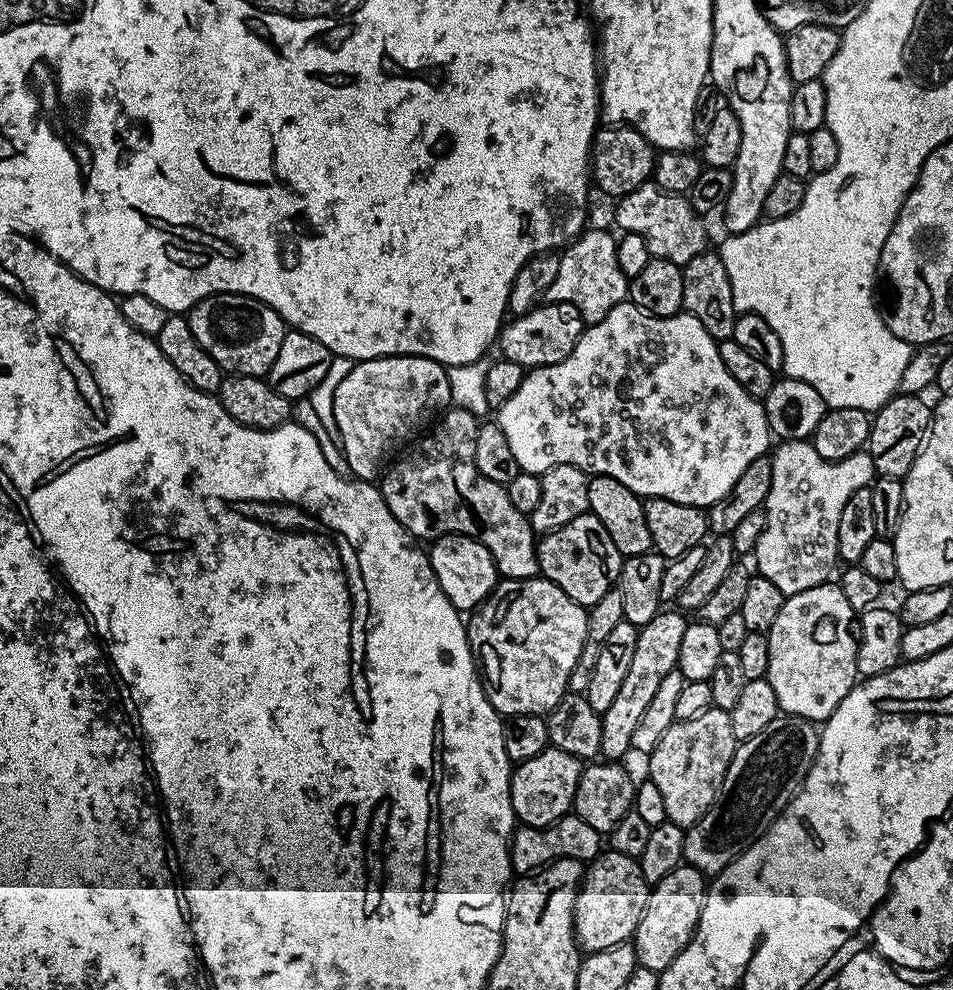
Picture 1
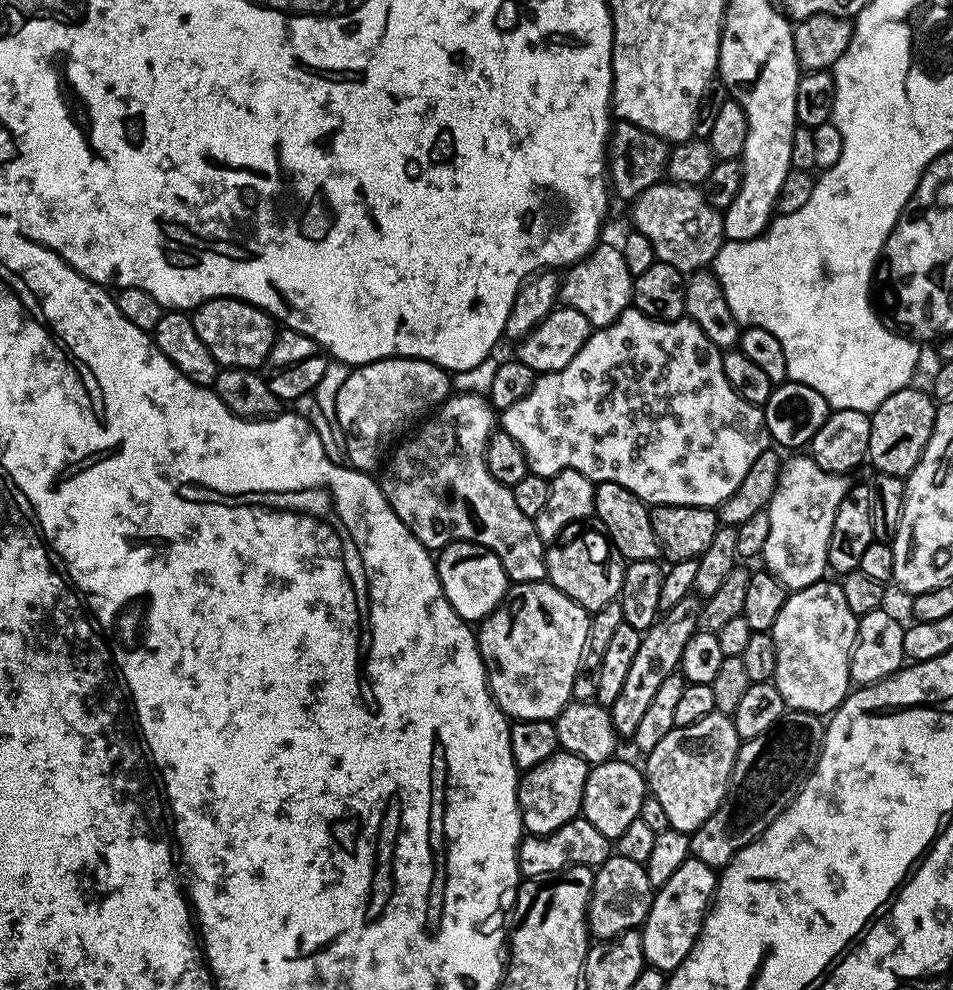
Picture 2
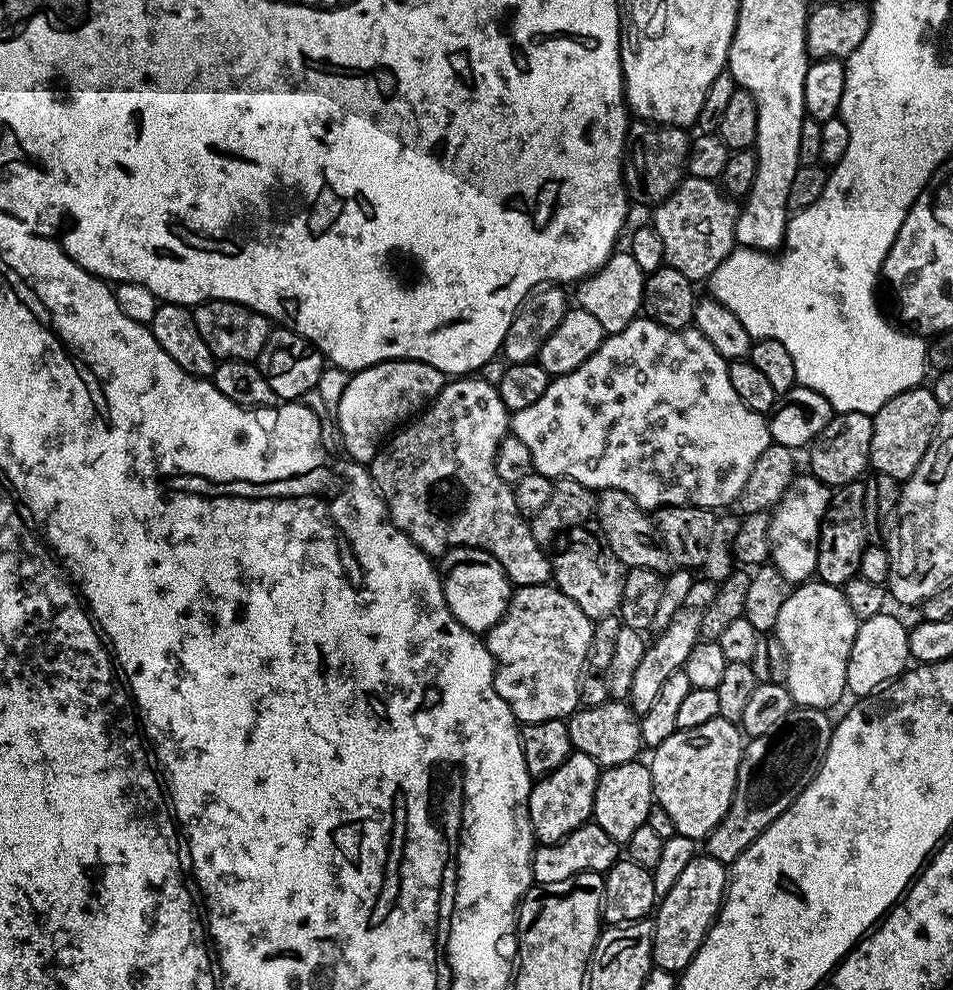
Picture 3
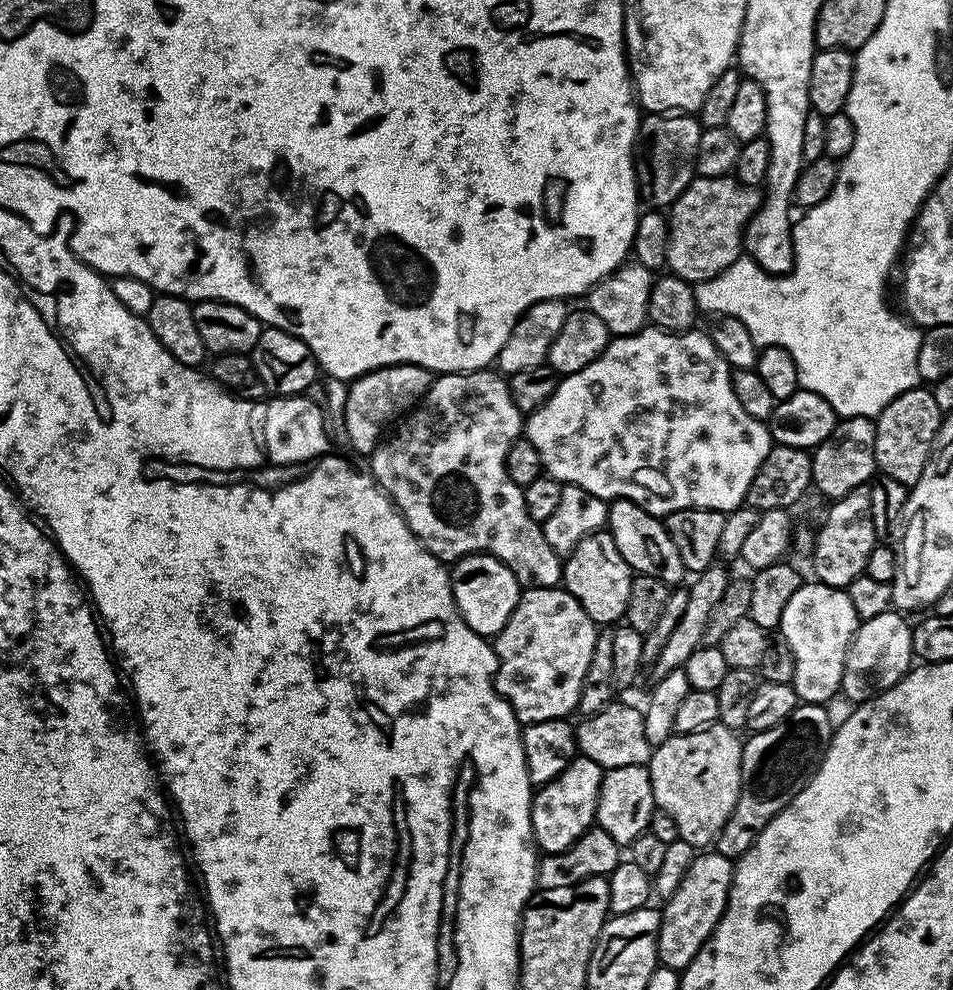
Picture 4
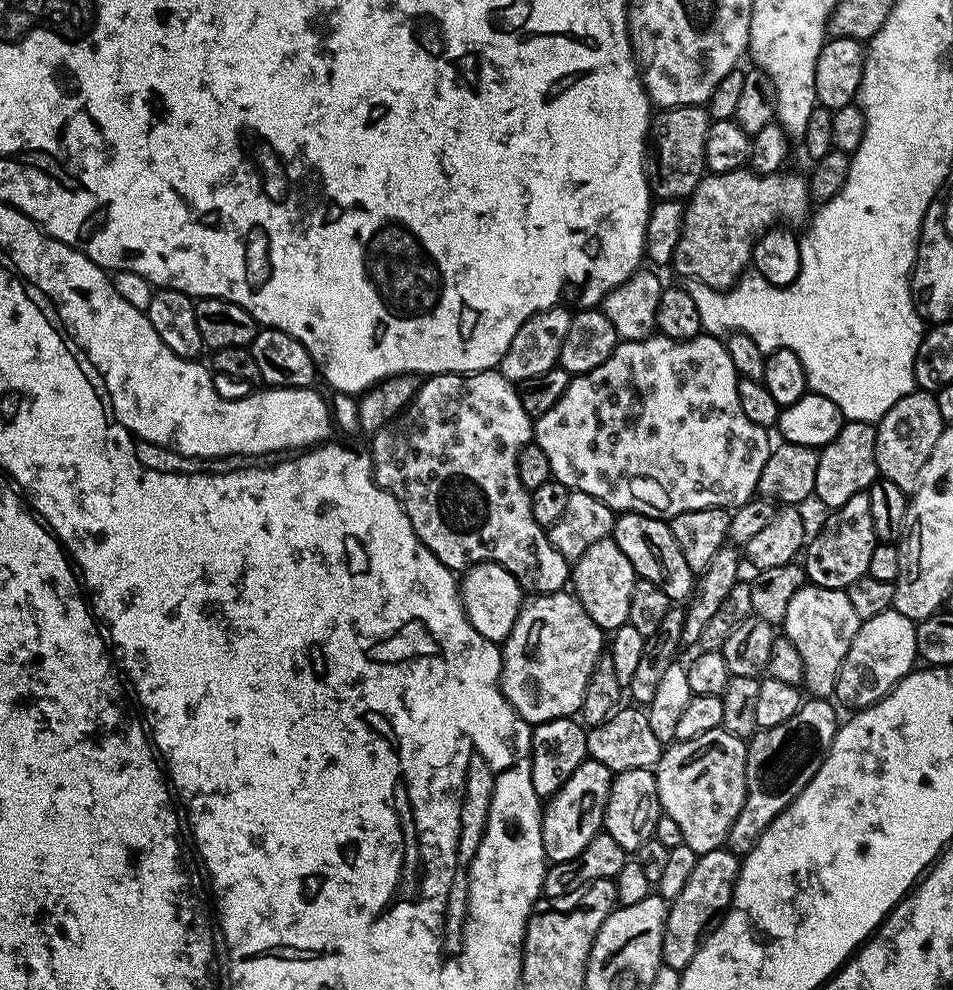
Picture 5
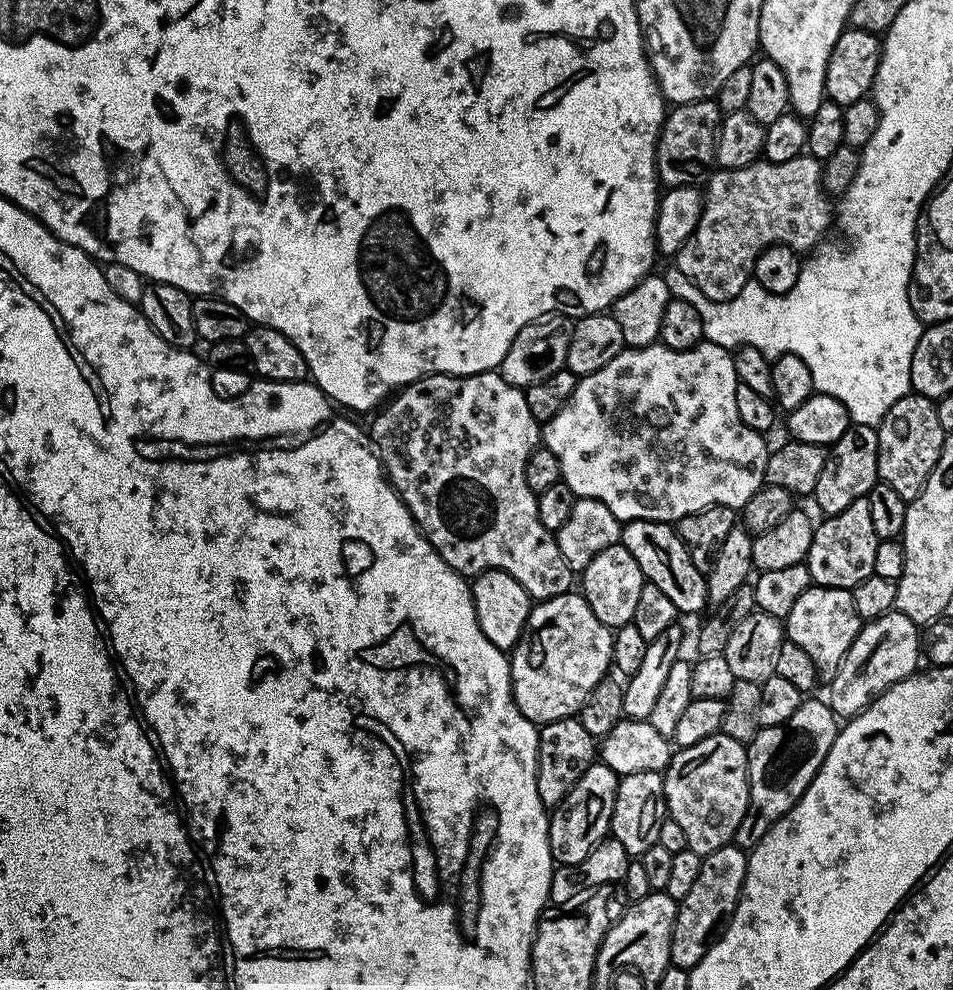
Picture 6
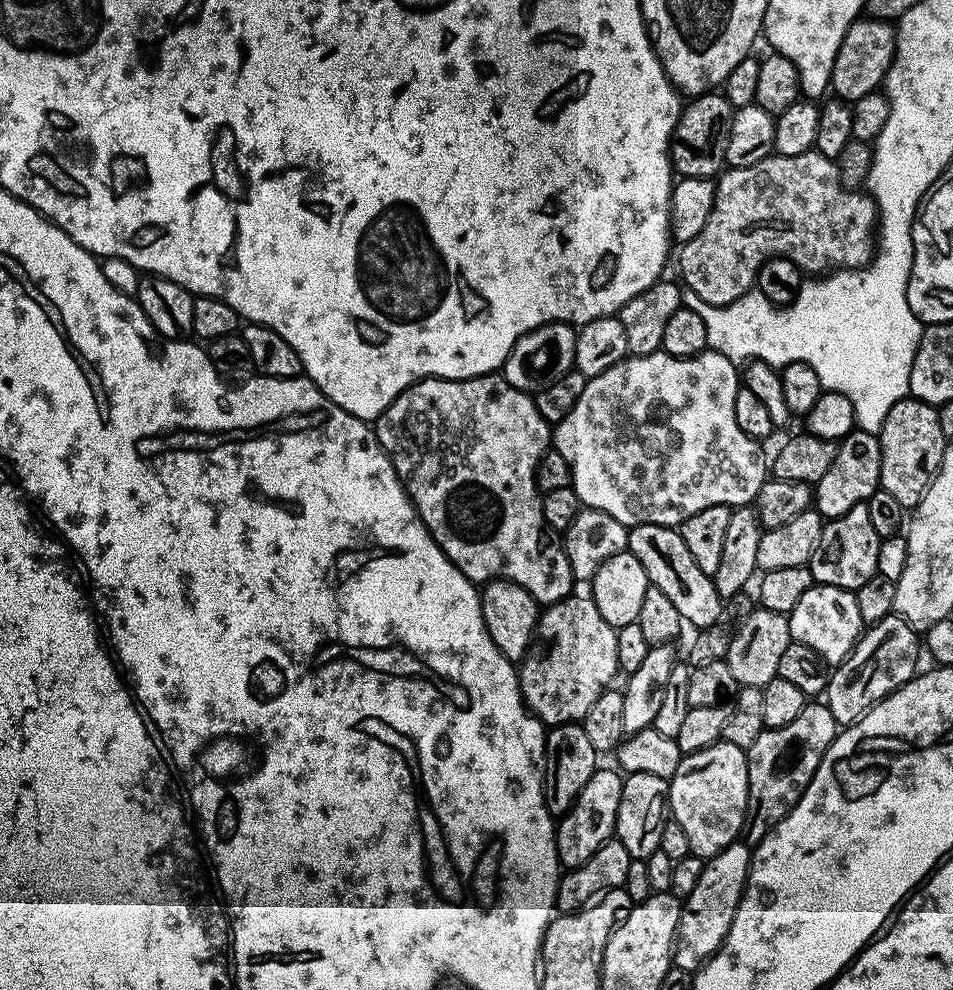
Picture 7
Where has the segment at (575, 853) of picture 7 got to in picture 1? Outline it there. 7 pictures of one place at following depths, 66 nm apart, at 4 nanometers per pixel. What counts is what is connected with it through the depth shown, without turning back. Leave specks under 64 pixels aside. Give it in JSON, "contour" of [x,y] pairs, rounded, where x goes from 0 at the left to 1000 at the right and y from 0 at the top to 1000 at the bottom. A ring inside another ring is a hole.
{"contour":[[[578,754],[569,758],[569,762],[560,762],[560,766],[545,769],[538,775],[535,790],[535,806],[542,829],[555,836],[575,836],[597,823],[601,819],[610,775],[611,769],[605,764]]]}

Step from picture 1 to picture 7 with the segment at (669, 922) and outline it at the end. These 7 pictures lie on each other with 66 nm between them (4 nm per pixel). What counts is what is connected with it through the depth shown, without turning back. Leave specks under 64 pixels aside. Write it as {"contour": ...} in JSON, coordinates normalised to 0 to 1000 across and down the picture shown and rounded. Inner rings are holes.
{"contour":[[[780,851],[762,855],[753,863],[740,868],[737,884],[732,886],[727,901],[717,906],[714,914],[714,930],[705,959],[705,973],[708,977],[729,984],[760,955],[776,908],[781,905],[781,897],[785,894],[788,874],[789,857]]]}

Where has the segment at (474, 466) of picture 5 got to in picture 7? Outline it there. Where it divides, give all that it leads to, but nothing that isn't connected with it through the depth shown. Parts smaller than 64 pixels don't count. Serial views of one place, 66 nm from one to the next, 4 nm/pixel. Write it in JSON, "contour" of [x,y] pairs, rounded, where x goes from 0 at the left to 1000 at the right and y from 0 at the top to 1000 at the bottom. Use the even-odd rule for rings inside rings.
{"contour":[[[525,378],[494,380],[488,384],[440,384],[422,398],[418,398],[418,402],[409,406],[409,410],[405,410],[403,417],[392,425],[392,435],[400,455],[407,460],[418,483],[424,488],[432,510],[437,512],[438,521],[455,543],[458,551],[468,560],[468,564],[472,564],[472,568],[476,568],[476,572],[481,572],[481,576],[485,576],[491,586],[501,592],[507,592],[513,586],[534,586],[548,592],[548,596],[555,598],[568,612],[584,610],[587,606],[601,601],[602,587],[598,568],[592,559],[589,542],[576,533],[569,519],[569,498],[562,491],[562,472],[569,459],[577,452],[580,433],[569,422],[569,418],[565,418],[562,405],[555,397],[535,390],[535,386],[531,386]]]}

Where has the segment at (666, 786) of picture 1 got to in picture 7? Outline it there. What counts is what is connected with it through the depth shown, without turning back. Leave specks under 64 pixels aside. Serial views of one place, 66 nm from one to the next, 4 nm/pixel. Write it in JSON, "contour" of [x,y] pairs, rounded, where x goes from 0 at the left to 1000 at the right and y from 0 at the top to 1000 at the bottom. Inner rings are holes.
{"contour":[[[756,746],[751,752],[715,763],[711,778],[701,789],[704,827],[716,834],[724,849],[724,862],[744,866],[773,852],[781,833],[785,809],[785,766],[782,757]]]}

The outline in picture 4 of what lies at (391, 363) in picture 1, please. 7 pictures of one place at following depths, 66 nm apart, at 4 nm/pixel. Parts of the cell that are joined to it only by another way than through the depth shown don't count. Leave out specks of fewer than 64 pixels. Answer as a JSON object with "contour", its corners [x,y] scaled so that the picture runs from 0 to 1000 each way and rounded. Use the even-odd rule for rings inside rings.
{"contour":[[[410,368],[407,372],[393,372],[383,380],[365,388],[365,401],[359,435],[365,439],[369,453],[382,463],[389,462],[408,430],[414,429],[425,418],[432,415],[445,403],[453,389],[455,378],[438,368]]]}

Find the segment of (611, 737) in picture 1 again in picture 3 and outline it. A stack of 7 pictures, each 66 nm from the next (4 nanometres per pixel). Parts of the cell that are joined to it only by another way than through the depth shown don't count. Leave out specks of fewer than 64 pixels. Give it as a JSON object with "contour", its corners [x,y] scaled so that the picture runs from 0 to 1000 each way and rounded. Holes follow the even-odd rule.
{"contour":[[[738,584],[727,585],[720,608],[716,608],[714,615],[707,619],[703,632],[699,632],[699,636],[689,638],[683,643],[678,661],[674,661],[674,669],[665,680],[665,689],[661,692],[658,710],[664,719],[675,721],[678,717],[682,717],[686,705],[690,705],[690,697],[695,697],[695,689],[699,689],[703,681],[717,676],[724,657],[728,657],[728,653],[735,646],[737,620],[741,612],[745,612],[750,599],[751,590],[748,587]]]}

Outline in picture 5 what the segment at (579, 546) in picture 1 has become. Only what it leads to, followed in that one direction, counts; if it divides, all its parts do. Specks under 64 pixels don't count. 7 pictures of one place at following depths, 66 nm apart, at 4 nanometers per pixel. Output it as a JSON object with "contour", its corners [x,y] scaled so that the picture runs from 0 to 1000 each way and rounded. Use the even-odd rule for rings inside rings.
{"contour":[[[641,543],[623,547],[623,552],[619,552],[619,556],[615,556],[615,560],[603,566],[598,574],[599,597],[609,605],[615,620],[619,620],[627,633],[638,640],[659,628],[661,604],[665,600],[668,585],[665,572],[661,572],[661,564],[648,556],[645,545]]]}

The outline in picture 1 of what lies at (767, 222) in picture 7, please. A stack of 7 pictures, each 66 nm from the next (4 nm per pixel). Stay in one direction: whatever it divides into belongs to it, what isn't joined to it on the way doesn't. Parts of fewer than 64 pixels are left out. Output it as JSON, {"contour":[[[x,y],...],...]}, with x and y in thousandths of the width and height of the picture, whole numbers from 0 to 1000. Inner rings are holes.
{"contour":[[[679,185],[650,199],[646,206],[646,226],[652,235],[671,236],[678,244],[681,260],[707,265],[715,269],[744,249],[740,223],[726,210],[721,198],[699,196],[689,186]]]}

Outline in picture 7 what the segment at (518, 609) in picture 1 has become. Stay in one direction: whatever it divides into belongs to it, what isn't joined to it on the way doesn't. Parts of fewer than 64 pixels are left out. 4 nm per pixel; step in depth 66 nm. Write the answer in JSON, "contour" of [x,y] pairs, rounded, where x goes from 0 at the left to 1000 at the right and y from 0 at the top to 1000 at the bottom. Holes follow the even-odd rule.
{"contour":[[[601,600],[584,610],[576,610],[568,617],[567,625],[562,628],[562,641],[558,643],[558,651],[554,660],[544,671],[546,684],[546,699],[550,703],[555,719],[563,723],[568,731],[582,733],[612,728],[615,717],[627,709],[634,696],[643,690],[648,683],[648,644],[646,635],[627,620],[627,612],[623,612],[620,601]]]}

